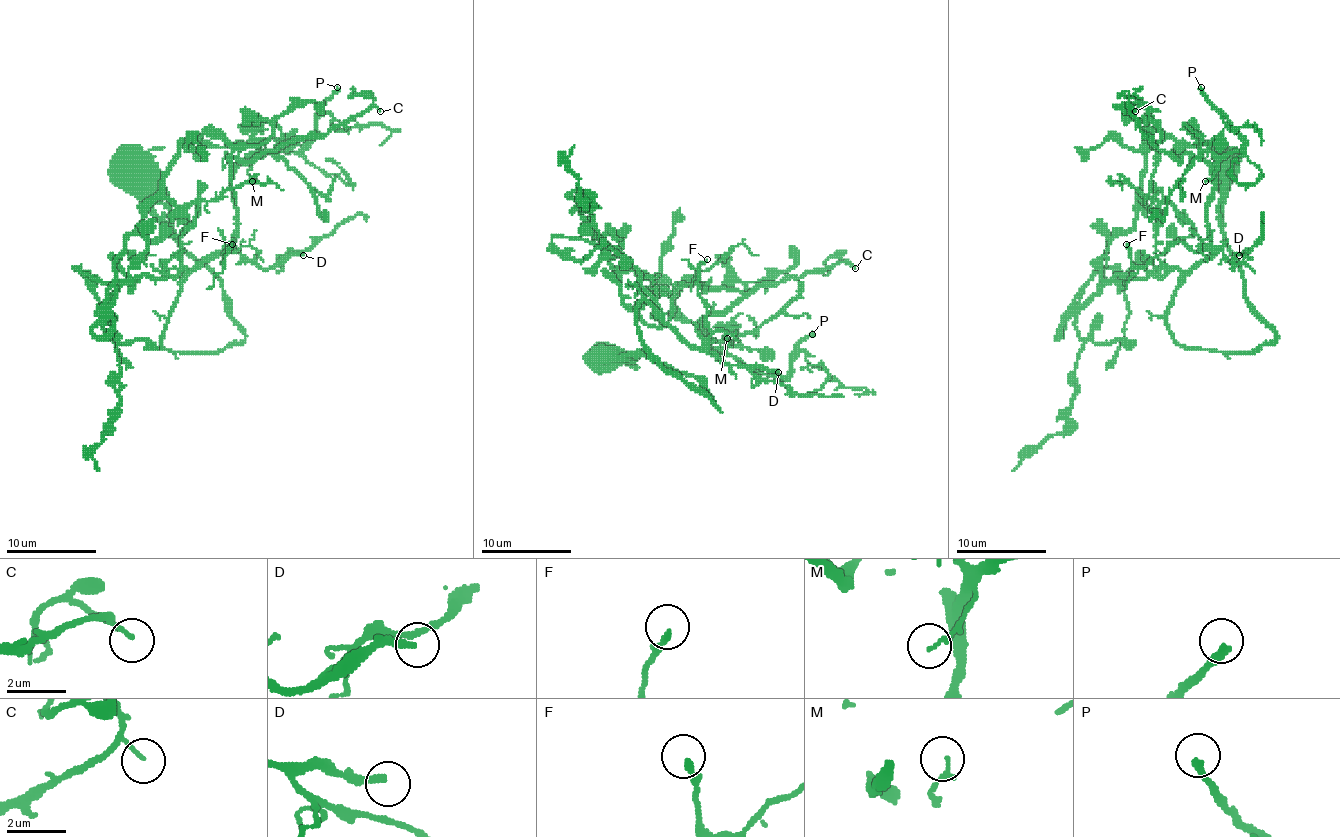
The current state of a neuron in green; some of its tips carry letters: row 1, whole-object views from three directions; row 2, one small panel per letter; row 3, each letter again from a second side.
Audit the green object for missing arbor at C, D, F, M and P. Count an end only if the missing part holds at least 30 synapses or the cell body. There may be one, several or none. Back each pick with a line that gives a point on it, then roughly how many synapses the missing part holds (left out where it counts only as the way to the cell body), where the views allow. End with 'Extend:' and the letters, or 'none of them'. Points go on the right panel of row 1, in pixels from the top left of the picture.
C: (1135, 111) | 60 syn
D: (1239, 255) | 40 syn
Extend: C, D

